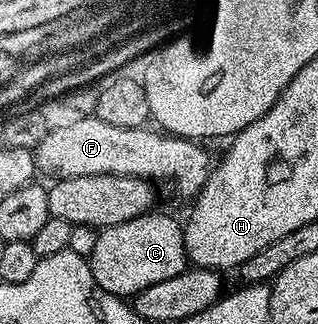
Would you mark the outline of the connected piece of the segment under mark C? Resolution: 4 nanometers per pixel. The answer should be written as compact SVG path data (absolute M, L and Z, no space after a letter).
M158 211L142 213L137 219L129 219L129 223L98 230L97 243L89 260L93 279L97 279L105 291L124 299L134 298L135 294L145 291L145 287L173 279L173 275L181 275L189 268L183 225Z

